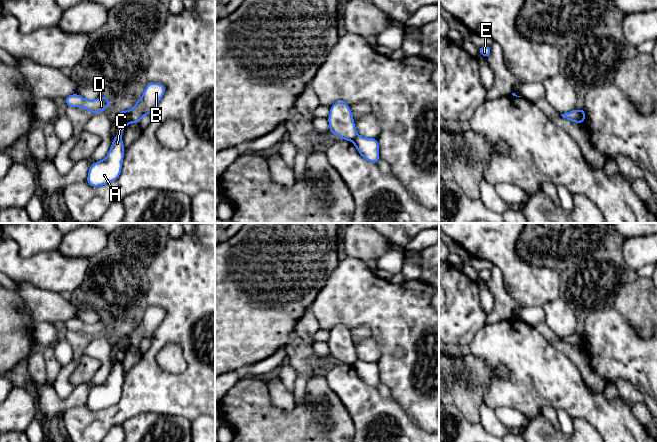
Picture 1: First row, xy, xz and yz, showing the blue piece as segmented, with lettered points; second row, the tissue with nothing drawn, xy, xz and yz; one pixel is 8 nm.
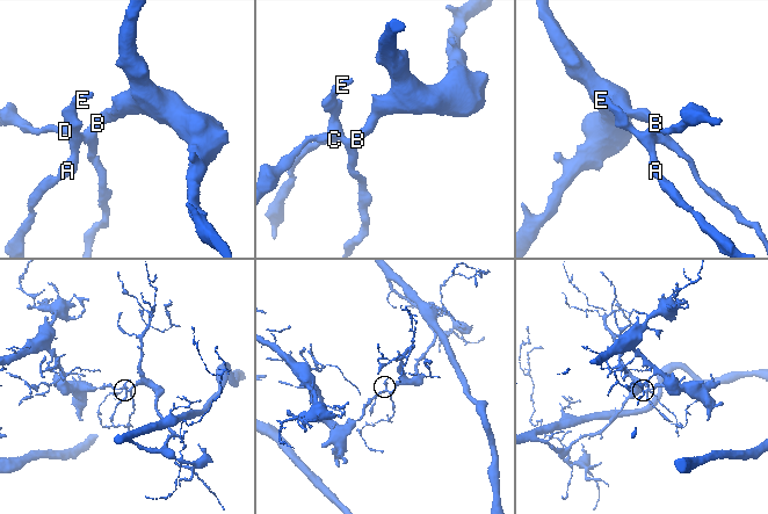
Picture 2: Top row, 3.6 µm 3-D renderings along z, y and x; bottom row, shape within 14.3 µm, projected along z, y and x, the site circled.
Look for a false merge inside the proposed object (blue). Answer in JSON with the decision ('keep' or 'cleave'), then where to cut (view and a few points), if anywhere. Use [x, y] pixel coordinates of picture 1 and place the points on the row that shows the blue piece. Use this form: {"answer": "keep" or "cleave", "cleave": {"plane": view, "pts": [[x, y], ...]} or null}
{"answer": "cleave", "cleave": {"plane": "xy", "pts": [[129, 110], [130, 121]]}}

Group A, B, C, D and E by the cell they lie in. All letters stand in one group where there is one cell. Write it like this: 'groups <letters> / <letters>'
groups A C D E / B

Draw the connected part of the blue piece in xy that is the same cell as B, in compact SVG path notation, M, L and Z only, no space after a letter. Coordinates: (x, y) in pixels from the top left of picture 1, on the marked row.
M148 82L141 98L130 110L130 122L139 124L145 115L153 114L165 91L166 88L163 84Z

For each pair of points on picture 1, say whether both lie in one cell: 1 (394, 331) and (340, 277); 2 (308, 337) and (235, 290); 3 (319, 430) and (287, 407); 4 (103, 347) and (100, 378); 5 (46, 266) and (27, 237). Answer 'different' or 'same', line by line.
1: same
2: different
3: different
4: same
5: different

